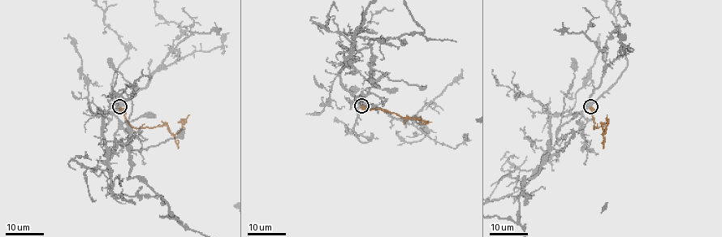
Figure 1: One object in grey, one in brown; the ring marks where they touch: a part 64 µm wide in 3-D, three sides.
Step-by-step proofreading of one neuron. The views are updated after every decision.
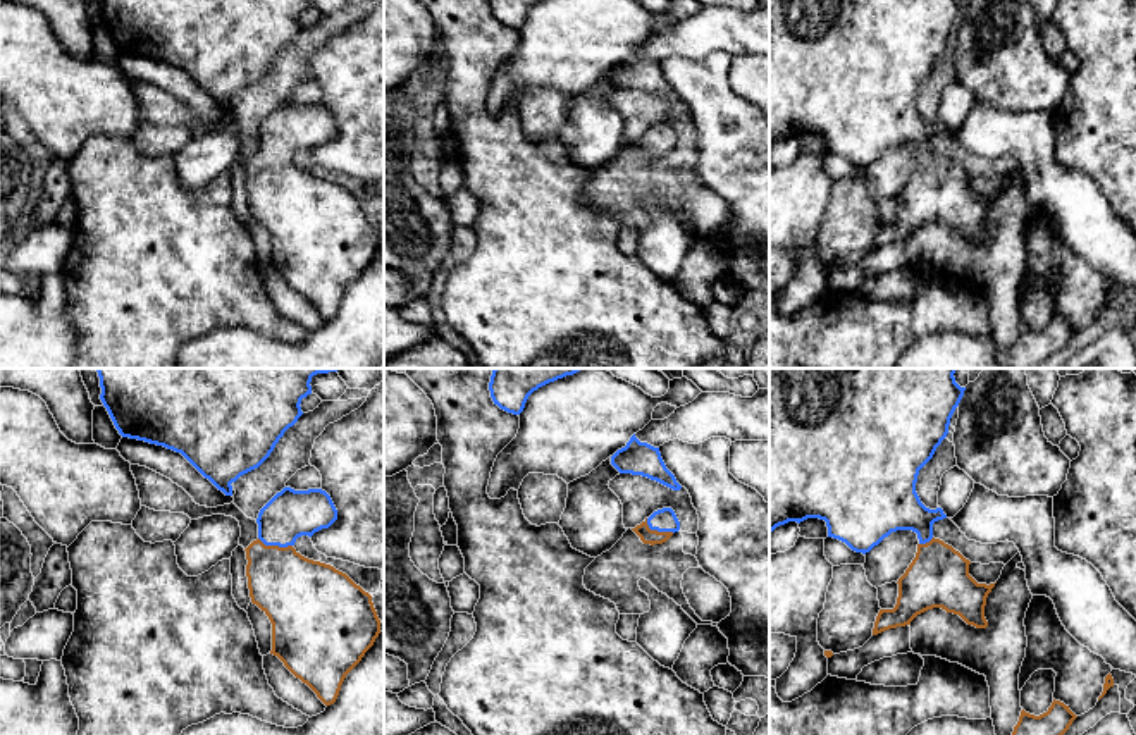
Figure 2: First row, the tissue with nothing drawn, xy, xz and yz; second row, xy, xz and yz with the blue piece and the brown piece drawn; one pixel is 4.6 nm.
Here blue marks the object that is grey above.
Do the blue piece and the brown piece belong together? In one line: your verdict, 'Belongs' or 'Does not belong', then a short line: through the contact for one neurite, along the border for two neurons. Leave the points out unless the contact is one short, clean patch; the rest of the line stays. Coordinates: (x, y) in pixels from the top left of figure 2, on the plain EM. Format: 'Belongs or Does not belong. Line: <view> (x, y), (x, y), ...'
Belongs. Line: xy (290, 128), (279, 138), (276, 159), (276, 186), (296, 207)

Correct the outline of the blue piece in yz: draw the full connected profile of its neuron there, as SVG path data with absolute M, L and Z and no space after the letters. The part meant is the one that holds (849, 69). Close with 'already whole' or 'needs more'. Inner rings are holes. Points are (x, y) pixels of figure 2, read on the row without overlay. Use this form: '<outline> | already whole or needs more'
M769 0L769 148L788 136L819 133L826 136L828 151L862 169L892 146L917 148L916 172L897 196L897 219L893 224L880 224L873 250L911 239L917 229L933 222L959 229L976 243L988 241L985 220L995 198L978 198L969 189L971 176L933 151L933 138L947 129L942 122L926 122L916 107L919 84L947 52L950 33L964 5L960 0Z | needs more

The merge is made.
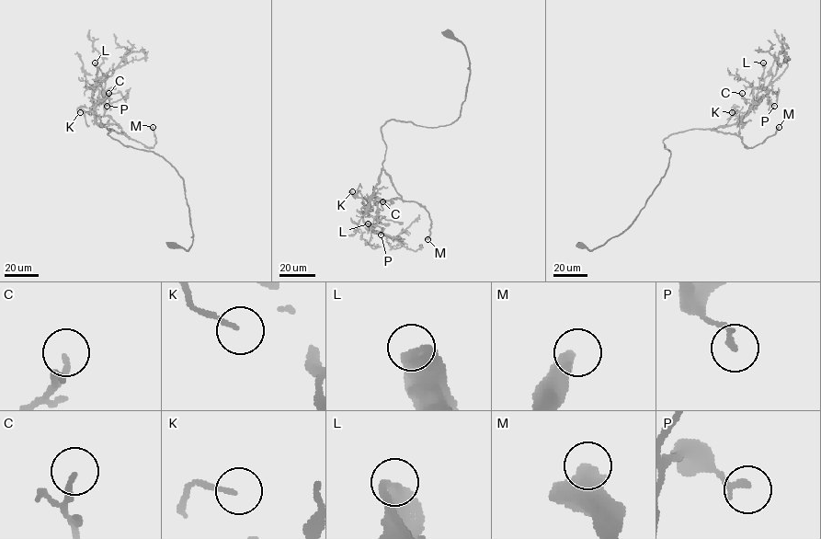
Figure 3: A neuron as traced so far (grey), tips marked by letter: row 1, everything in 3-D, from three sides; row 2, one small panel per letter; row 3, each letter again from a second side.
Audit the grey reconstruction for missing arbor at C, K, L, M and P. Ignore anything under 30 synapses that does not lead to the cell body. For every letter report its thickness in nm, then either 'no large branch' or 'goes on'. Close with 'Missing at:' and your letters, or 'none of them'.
C: 160 nm thick; no large branch
K: 110 nm thick; no large branch
L: 500 nm thick; no large branch
M: 550 nm thick; no large branch
P: 190 nm thick; no large branch
Missing at: none of them

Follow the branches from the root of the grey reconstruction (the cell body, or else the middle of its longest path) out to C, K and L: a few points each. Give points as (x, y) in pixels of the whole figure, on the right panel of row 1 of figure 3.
C: (581, 245), (592, 250), (622, 233), (666, 172), (670, 152), (663, 141), (738, 124), (751, 105), (742, 93)
K: (581, 245), (596, 248), (632, 224), (667, 167), (670, 152), (664, 139), (738, 124), (746, 114), (732, 112)
L: (581, 245), (596, 248), (632, 224), (666, 172), (670, 134), (738, 136), (763, 63)

